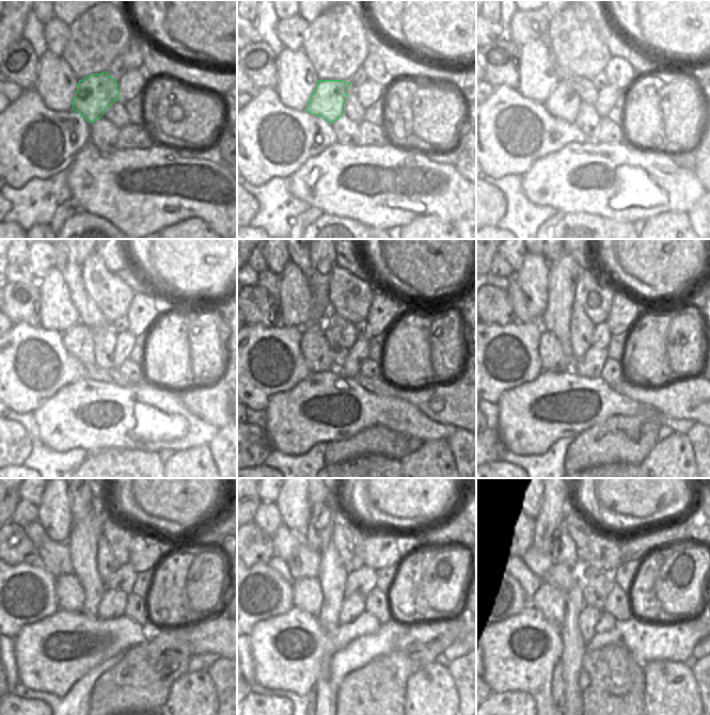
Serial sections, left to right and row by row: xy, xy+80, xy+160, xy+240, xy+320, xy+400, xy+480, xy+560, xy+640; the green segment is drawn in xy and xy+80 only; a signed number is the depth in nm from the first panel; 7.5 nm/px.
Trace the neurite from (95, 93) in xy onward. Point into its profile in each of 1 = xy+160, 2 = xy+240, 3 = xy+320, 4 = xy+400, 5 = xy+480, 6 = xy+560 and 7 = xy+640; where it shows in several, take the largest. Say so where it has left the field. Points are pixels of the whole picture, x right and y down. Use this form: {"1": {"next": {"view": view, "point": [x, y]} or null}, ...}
{"1": {"next": {"view": "xy+160", "point": [564, 102]}}, "2": {"next": {"view": "xy+240", "point": [79, 342]}}, "3": {"next": {"view": "xy+320", "point": [315, 350]}}, "4": {"next": {"view": "xy+400", "point": [552, 358]}}, "5": {"next": {"view": "xy+480", "point": [69, 591]}}, "6": {"next": {"view": "xy+560", "point": [308, 596]}}, "7": {"next": {"view": "xy+640", "point": [550, 601]}}}

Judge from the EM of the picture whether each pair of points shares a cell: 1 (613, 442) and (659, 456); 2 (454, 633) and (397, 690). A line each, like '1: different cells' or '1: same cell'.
1: different cells
2: same cell

